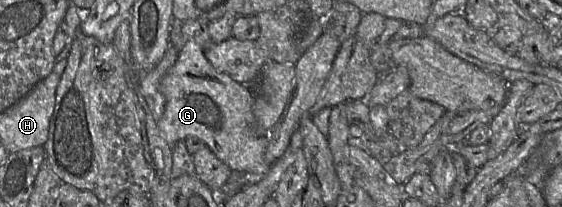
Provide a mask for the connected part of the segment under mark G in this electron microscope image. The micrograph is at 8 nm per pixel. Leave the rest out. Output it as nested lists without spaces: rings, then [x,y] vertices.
[[[191,38],[178,53],[173,66],[160,81],[166,100],[158,129],[172,148],[188,136],[197,137],[232,171],[245,172],[252,182],[262,178],[271,165],[265,159],[267,133],[258,133],[252,112],[253,91],[229,75],[218,72],[204,54],[204,48]]]

